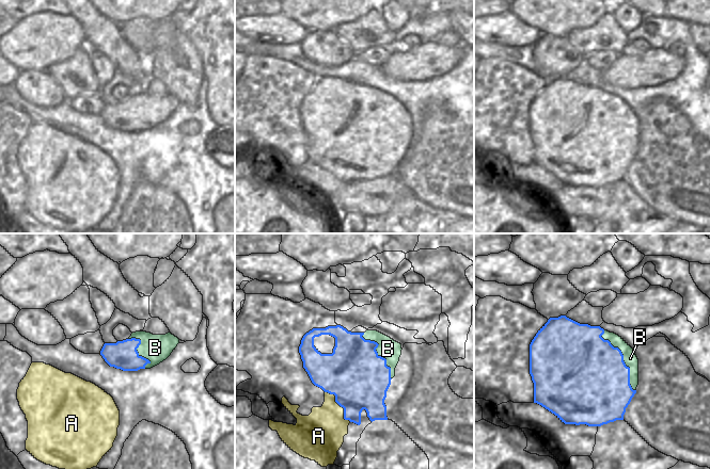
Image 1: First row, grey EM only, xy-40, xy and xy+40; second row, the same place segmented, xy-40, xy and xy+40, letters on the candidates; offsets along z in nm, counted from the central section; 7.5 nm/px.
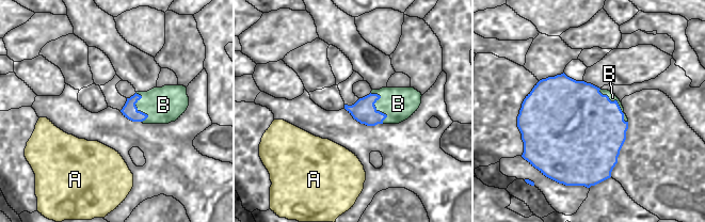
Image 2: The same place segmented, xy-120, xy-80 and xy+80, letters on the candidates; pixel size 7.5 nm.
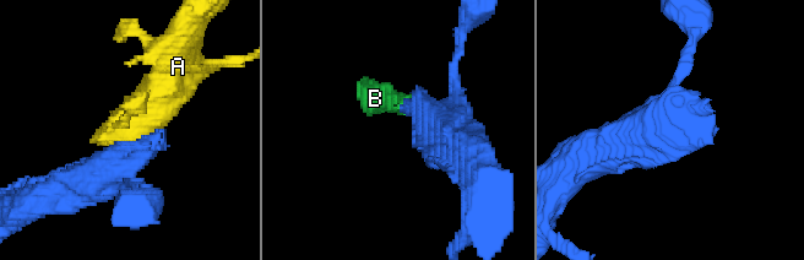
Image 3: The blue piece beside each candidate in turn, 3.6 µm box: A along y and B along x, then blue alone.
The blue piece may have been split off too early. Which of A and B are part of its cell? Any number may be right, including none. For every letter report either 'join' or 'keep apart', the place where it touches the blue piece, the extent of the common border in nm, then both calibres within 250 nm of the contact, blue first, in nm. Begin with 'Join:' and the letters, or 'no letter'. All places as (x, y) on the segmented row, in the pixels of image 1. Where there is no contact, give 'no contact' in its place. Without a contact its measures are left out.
Join: A
A: join | xy (340, 405) | 300 nm | 440/340 nm
B: keep apart | xy+40 (622, 359) | 500 nm | 500/100 nm

